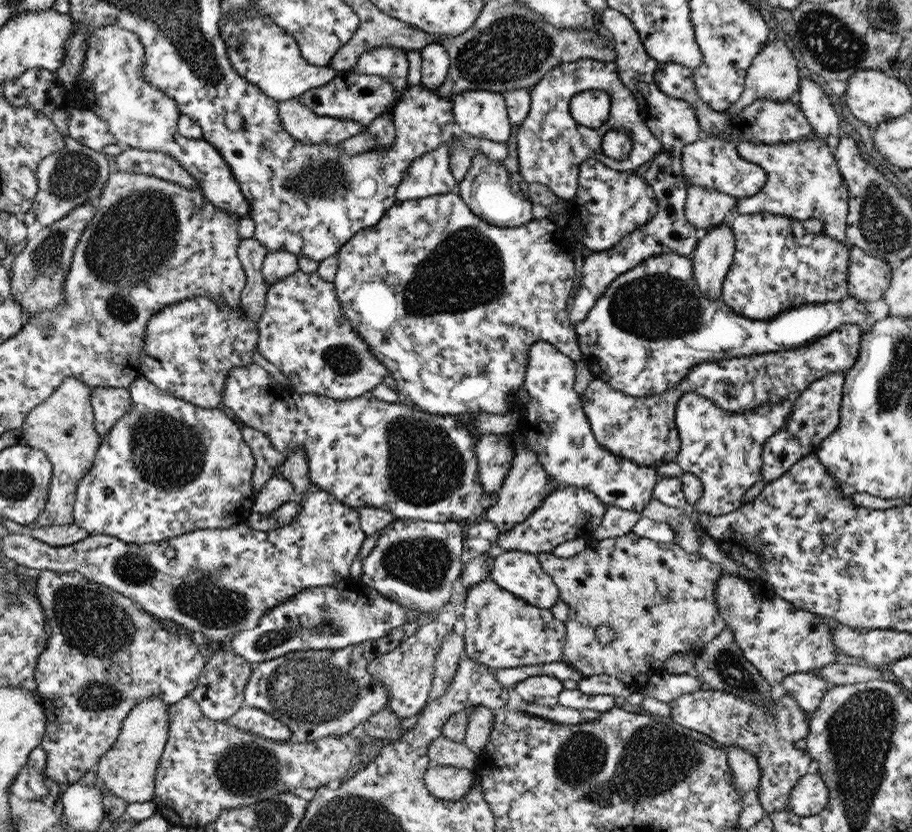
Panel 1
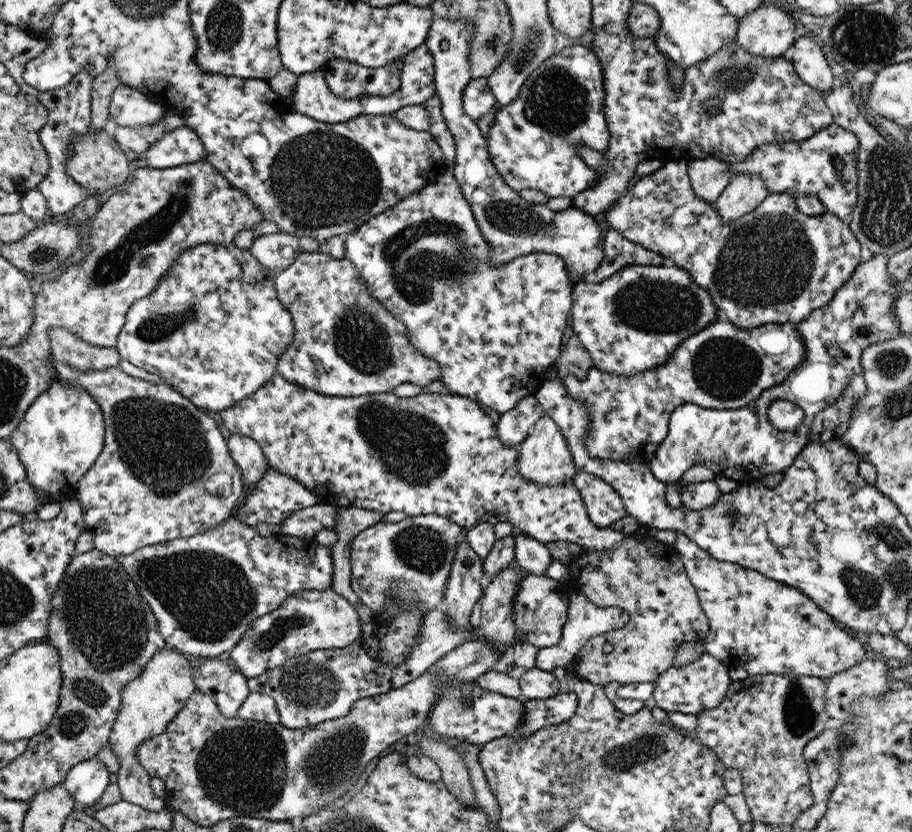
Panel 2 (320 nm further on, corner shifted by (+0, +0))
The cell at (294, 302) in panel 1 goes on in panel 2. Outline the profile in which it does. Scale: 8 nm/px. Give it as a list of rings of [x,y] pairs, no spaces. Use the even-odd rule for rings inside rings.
[[[299,249],[299,254],[294,264],[276,273],[275,282],[279,298],[284,302],[284,306],[291,311],[291,317],[295,323],[295,336],[293,337],[293,341],[279,359],[278,364],[280,376],[286,378],[288,382],[295,383],[308,390],[314,390],[318,394],[324,394],[326,396],[361,397],[367,394],[390,392],[403,382],[411,382],[412,384],[419,384],[424,387],[432,384],[434,380],[441,378],[441,366],[434,359],[422,354],[416,346],[412,346],[411,339],[409,338],[409,330],[405,322],[392,311],[389,311],[376,297],[370,294],[366,281],[361,277],[360,270],[356,268],[355,264],[349,258],[344,256],[337,259],[332,258],[329,254],[324,254],[320,250],[305,252]]]

